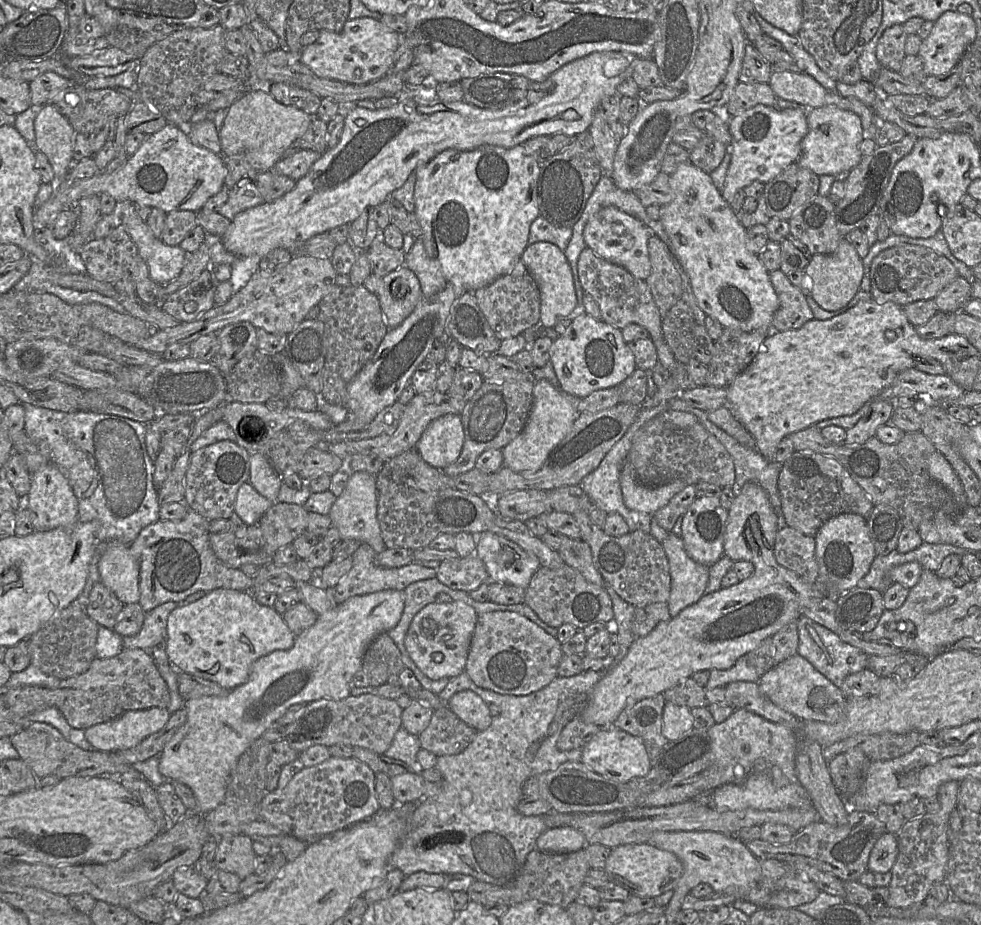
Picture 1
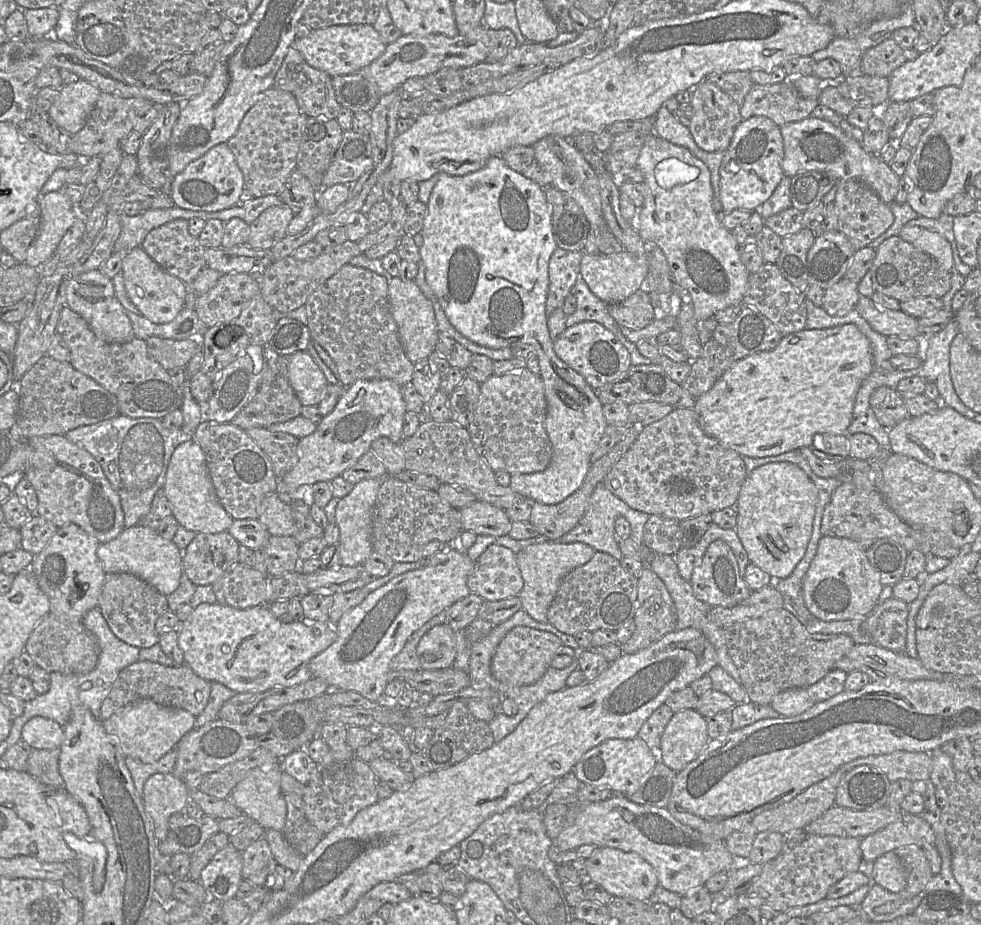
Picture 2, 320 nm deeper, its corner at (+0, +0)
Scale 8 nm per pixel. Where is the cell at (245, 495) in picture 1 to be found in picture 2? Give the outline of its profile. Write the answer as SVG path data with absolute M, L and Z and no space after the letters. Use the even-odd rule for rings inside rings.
M278 493L266 495L258 507L258 521L271 536L293 536L296 524L290 504L280 500Z

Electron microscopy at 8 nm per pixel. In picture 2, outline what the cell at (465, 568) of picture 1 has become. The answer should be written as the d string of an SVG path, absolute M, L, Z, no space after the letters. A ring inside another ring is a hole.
M497 543L490 545L474 562L467 585L484 601L499 601L520 594L524 586L516 554Z

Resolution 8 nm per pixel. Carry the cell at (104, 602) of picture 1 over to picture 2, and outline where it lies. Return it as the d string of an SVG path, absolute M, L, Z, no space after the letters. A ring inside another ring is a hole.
M129 573L105 574L97 607L100 609L111 631L123 642L139 649L150 648L159 642L160 634L156 631L155 624L157 619L168 610L167 597L140 578Z

